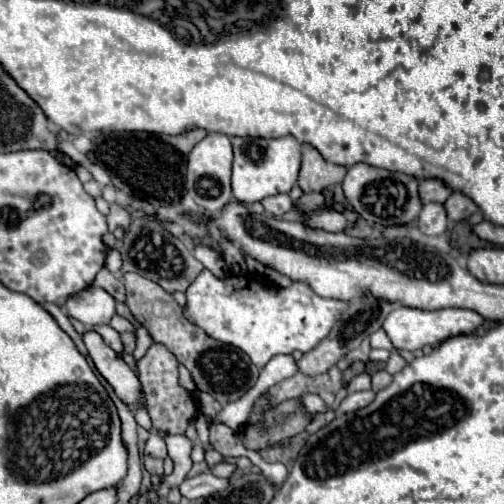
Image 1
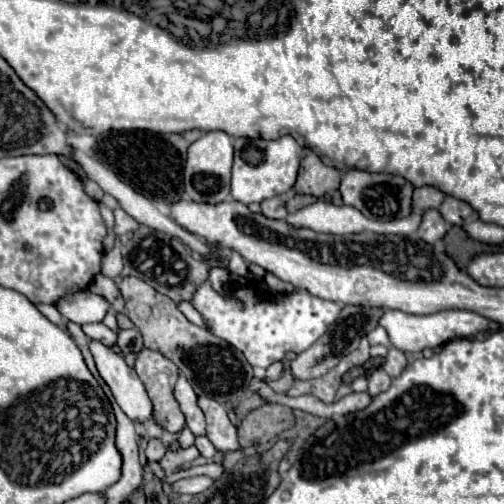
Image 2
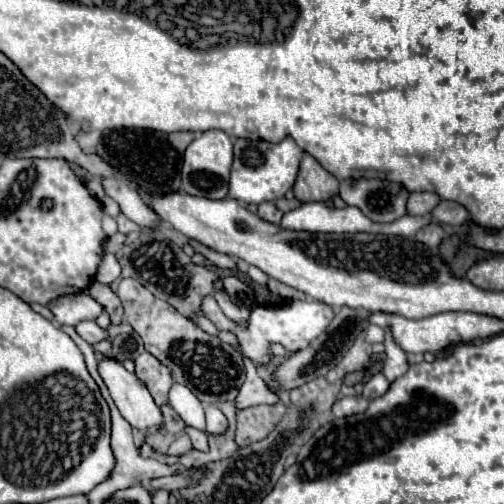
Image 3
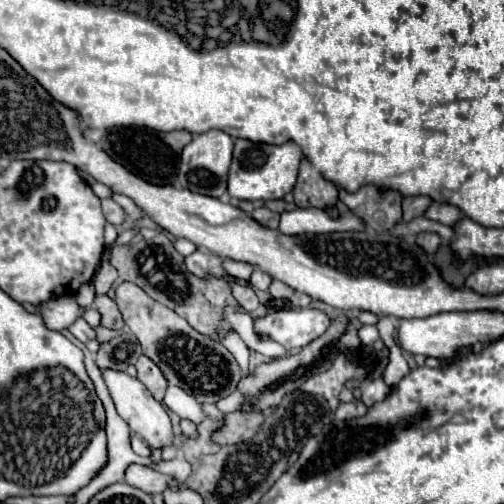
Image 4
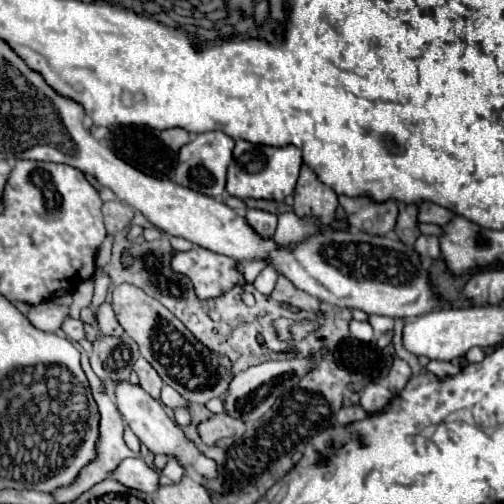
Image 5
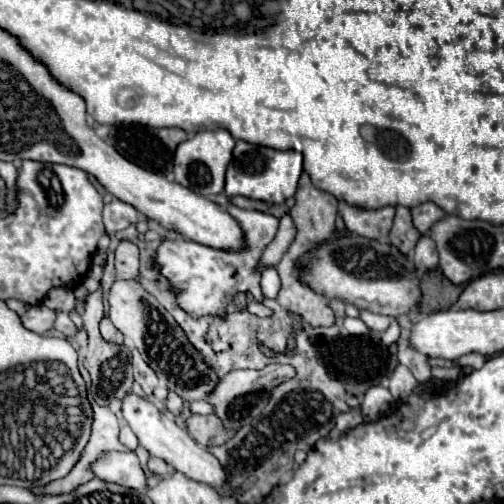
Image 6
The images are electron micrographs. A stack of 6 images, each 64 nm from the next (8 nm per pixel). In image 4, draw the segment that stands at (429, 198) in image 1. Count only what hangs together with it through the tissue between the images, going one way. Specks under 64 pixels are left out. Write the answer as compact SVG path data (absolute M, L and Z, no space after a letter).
M410 196L402 200L402 222L410 222L412 218L418 218L424 214L432 200L428 196Z

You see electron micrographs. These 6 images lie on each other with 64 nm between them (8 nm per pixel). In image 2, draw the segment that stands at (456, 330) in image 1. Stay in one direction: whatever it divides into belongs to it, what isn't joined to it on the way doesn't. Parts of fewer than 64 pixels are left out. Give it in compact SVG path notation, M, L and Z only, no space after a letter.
M386 310L384 316L380 316L380 326L386 328L390 342L400 348L402 352L422 352L424 348L440 348L442 344L446 344L448 340L454 338L474 338L480 332L490 332L500 328L500 324L476 314L476 312L468 312L468 310L444 310L444 312L436 312L436 314L428 314L428 316L412 316L412 314L404 314L400 310Z

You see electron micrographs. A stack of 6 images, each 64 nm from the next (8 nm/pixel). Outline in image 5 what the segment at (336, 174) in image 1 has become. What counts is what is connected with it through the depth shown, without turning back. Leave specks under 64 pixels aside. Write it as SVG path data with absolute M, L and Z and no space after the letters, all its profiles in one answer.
M302 166L298 186L294 192L294 214L300 218L316 218L318 224L326 226L334 222L338 196L334 190L318 182L308 166Z

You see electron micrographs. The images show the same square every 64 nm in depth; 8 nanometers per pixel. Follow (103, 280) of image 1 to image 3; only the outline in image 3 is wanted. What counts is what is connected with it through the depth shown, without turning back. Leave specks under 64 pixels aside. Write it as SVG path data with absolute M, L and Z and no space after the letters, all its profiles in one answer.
M92 282L92 286L90 286L90 296L108 312L112 324L122 324L122 322L124 322L122 304L120 304L118 296L116 296L108 286L102 286L102 284L98 284L98 282Z

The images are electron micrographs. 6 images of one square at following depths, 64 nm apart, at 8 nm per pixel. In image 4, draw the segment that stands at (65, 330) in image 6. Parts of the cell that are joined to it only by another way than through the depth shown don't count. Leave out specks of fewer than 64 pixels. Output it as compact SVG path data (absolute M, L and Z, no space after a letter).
M76 320L68 330L70 330L70 334L74 334L80 342L88 342L88 340L94 338L94 330L86 324L86 320Z

